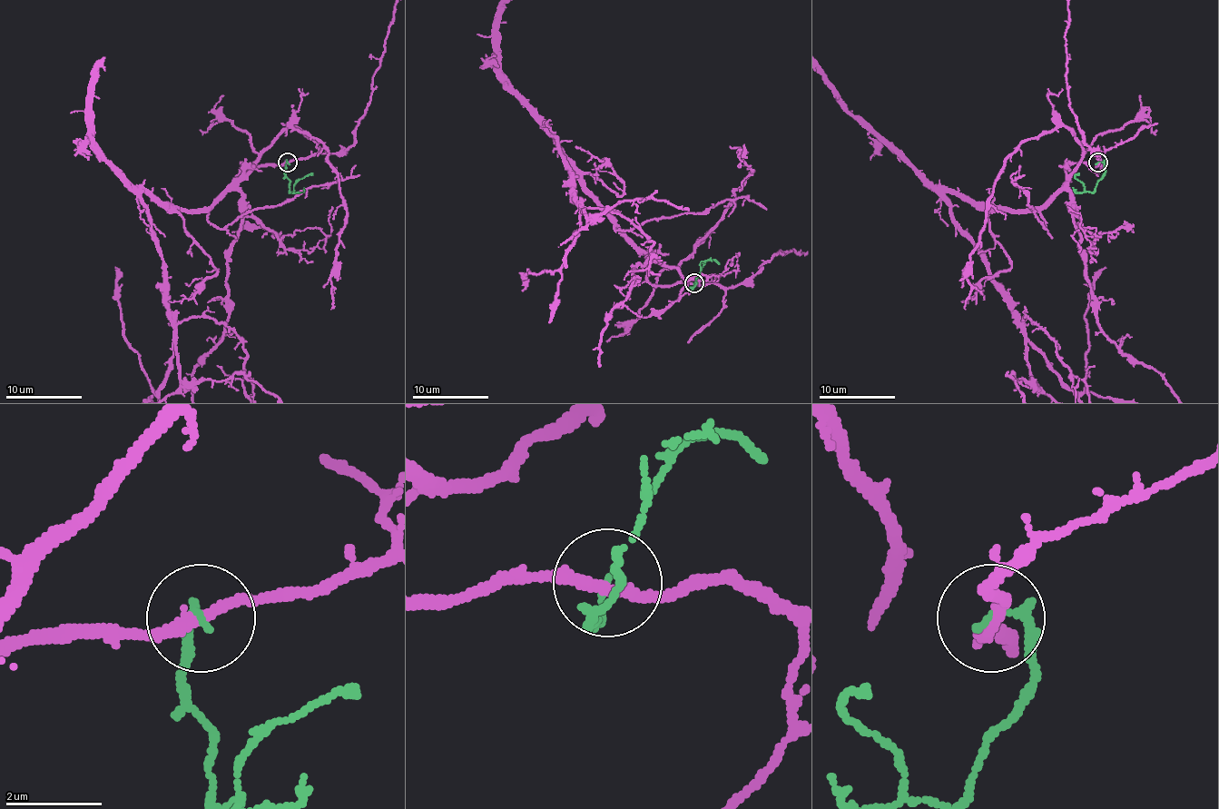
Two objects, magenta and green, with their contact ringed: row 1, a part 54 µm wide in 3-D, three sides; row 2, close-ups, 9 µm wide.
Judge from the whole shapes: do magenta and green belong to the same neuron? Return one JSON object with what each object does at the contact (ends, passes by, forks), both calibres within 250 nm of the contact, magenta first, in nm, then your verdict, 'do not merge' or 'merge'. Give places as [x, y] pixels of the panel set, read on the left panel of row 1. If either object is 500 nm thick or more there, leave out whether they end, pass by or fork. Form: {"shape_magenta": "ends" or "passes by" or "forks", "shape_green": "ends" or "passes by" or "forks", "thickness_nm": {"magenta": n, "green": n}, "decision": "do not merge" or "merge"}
{"shape_magenta": "passes by", "shape_green": "ends", "thickness_nm": {"magenta": 240, "green": 180}, "decision": "do not merge"}

